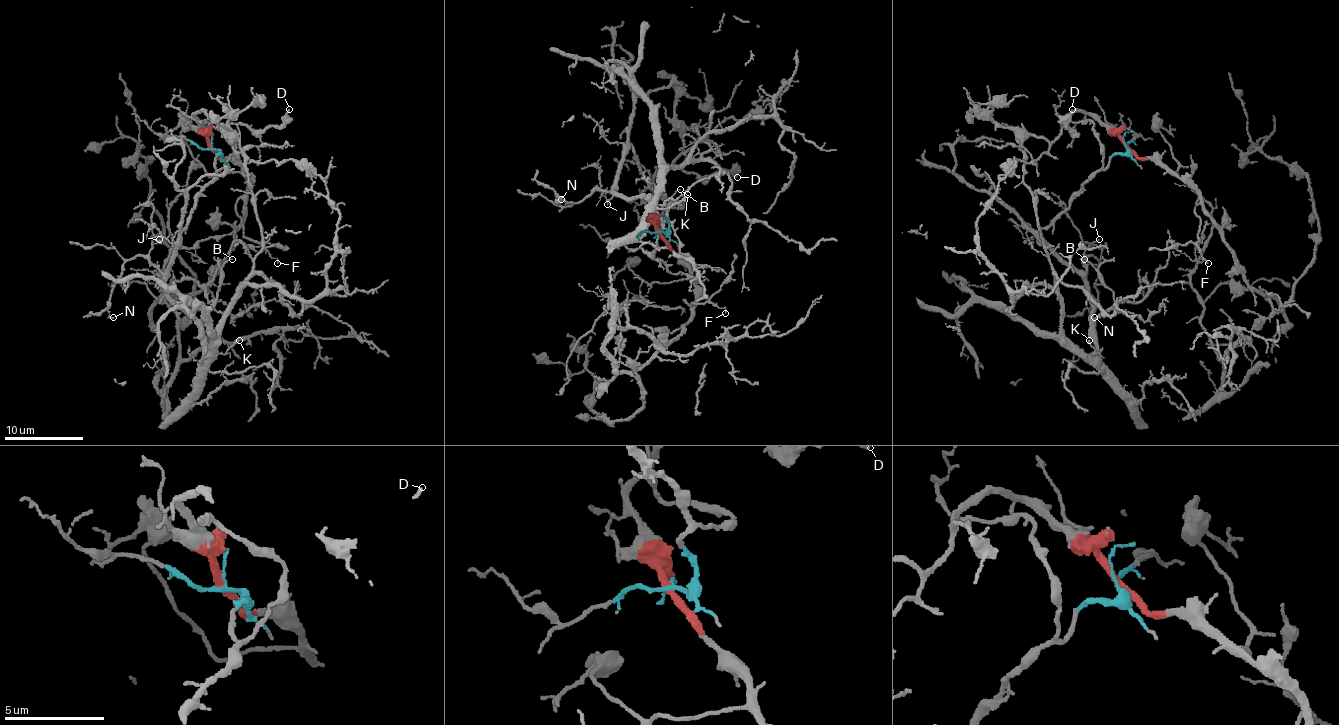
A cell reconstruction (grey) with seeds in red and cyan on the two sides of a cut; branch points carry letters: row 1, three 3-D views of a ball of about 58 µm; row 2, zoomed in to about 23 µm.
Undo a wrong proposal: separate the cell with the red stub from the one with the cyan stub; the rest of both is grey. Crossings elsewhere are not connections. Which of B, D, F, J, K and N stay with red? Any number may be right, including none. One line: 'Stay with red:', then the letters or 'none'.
Stay with red: D, F

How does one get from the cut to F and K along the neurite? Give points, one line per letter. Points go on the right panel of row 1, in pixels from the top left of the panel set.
F: (1126, 148), (1140, 158), (1154, 158), (1183, 178), (1199, 193), (1195, 203), (1197, 249), (1207, 262)
K: (1126, 148), (1040, 231), (1081, 276), (1093, 308), (1099, 353), (1089, 339)

